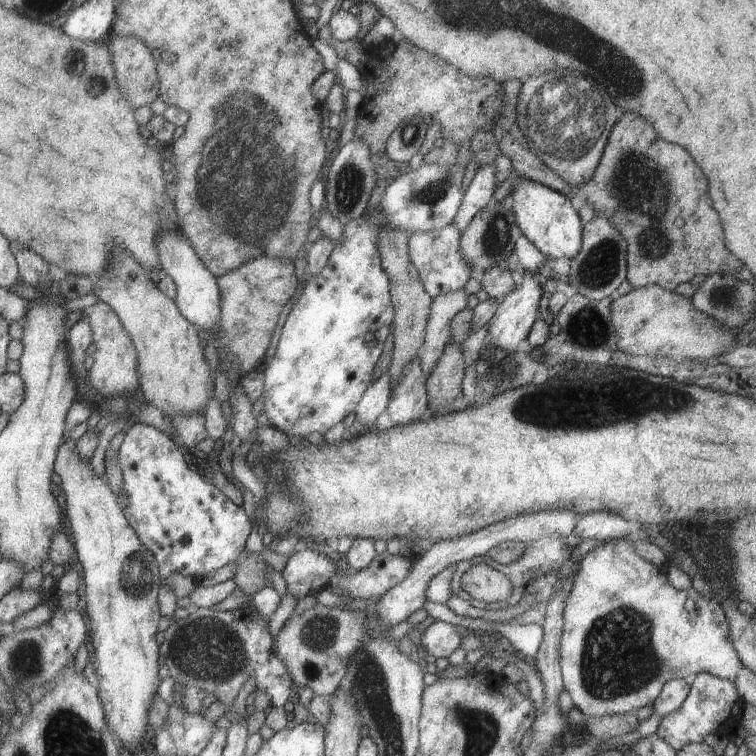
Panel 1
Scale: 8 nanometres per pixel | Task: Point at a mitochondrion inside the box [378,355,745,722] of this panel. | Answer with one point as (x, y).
(617, 659)

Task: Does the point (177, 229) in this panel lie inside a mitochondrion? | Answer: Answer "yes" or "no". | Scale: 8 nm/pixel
no

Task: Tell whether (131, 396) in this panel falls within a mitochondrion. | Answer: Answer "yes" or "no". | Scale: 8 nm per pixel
no

